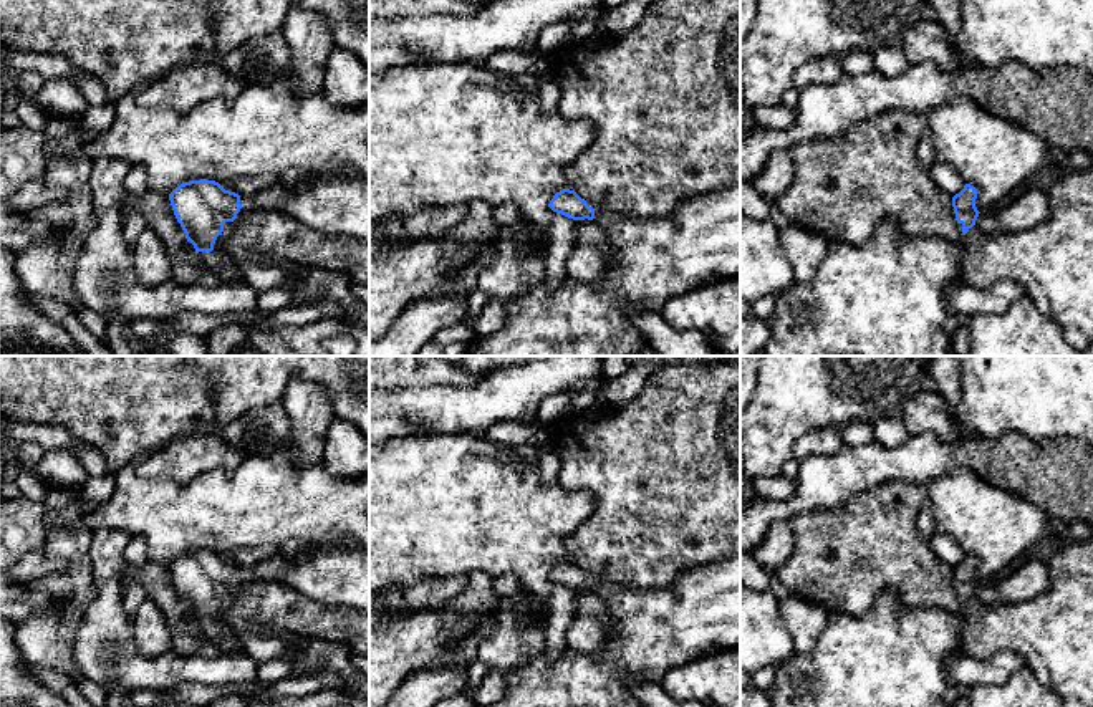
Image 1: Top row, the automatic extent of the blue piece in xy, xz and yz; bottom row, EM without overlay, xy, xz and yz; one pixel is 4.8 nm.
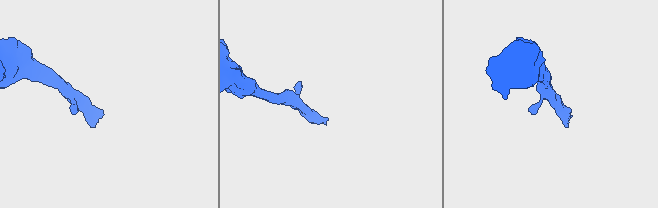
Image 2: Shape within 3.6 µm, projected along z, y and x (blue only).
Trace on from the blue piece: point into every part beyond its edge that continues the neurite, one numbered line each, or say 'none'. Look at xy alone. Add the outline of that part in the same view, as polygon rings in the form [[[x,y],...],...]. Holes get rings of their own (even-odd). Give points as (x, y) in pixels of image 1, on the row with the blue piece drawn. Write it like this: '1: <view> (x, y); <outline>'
1: xy (338, 204); [[[366,176],[308,177],[305,190],[267,182],[258,194],[240,195],[240,204],[237,219],[224,224],[224,232],[217,237],[214,250],[197,253],[220,283],[242,280],[238,262],[227,253],[224,242],[245,214],[283,214],[321,233],[351,235],[369,243],[369,177]]]

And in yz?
1: yz (1054, 262); [[[1090,166],[1090,167],[1088,167],[1088,169],[1085,169],[1085,171],[1075,171],[1075,172],[1070,172],[1070,174],[1067,174],[1067,176],[1063,176],[1063,177],[1060,177],[1060,179],[1058,179],[1058,180],[1057,180],[1057,182],[1055,182],[1055,184],[1053,184],[1053,185],[1052,185],[1052,187],[1050,187],[1050,189],[1048,189],[1048,190],[1047,190],[1047,195],[1048,195],[1048,202],[1050,202],[1050,215],[1048,215],[1048,219],[1047,219],[1047,220],[1043,220],[1043,222],[1042,222],[1042,224],[1038,224],[1038,225],[1037,225],[1037,227],[1033,227],[1033,228],[1028,228],[1028,230],[1023,230],[1023,232],[1017,232],[1017,233],[1007,233],[1007,235],[1005,235],[1005,233],[1000,233],[1000,235],[987,235],[987,233],[984,233],[984,232],[982,232],[982,230],[980,230],[980,228],[979,228],[979,227],[977,227],[977,225],[974,225],[974,227],[972,227],[972,228],[969,228],[969,232],[967,232],[967,233],[965,233],[965,235],[964,235],[964,233],[962,233],[962,224],[957,224],[957,227],[959,227],[959,230],[961,230],[961,235],[962,235],[962,248],[961,248],[961,250],[962,250],[962,257],[961,257],[961,278],[962,278],[962,281],[964,281],[964,283],[969,283],[969,285],[970,285],[970,286],[975,286],[975,288],[989,288],[989,286],[992,286],[992,285],[994,285],[994,283],[995,283],[995,281],[1000,281],[1000,280],[1005,280],[1005,278],[1009,278],[1009,280],[1015,280],[1015,281],[1018,281],[1018,283],[1020,283],[1020,285],[1022,285],[1022,286],[1023,286],[1023,288],[1025,288],[1025,293],[1027,293],[1027,295],[1028,295],[1028,296],[1030,296],[1030,298],[1032,298],[1032,301],[1033,301],[1033,303],[1035,303],[1035,306],[1037,306],[1037,308],[1038,308],[1038,310],[1040,310],[1040,311],[1042,311],[1042,313],[1043,313],[1043,315],[1045,315],[1045,316],[1048,316],[1048,318],[1050,318],[1050,320],[1053,320],[1053,321],[1055,321],[1055,323],[1057,323],[1057,325],[1058,325],[1058,326],[1060,326],[1060,328],[1062,328],[1062,331],[1063,331],[1063,334],[1065,334],[1065,339],[1067,339],[1067,341],[1068,341],[1068,343],[1070,343],[1070,344],[1071,344],[1071,346],[1073,346],[1073,348],[1075,348],[1075,349],[1078,349],[1078,351],[1086,351],[1086,349],[1088,349],[1088,346],[1090,346],[1090,344],[1091,344],[1091,343],[1093,343],[1093,166]]]

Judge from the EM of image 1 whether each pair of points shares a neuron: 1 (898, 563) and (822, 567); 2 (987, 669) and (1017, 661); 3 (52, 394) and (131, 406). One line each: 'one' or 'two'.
1: one
2: one
3: one

